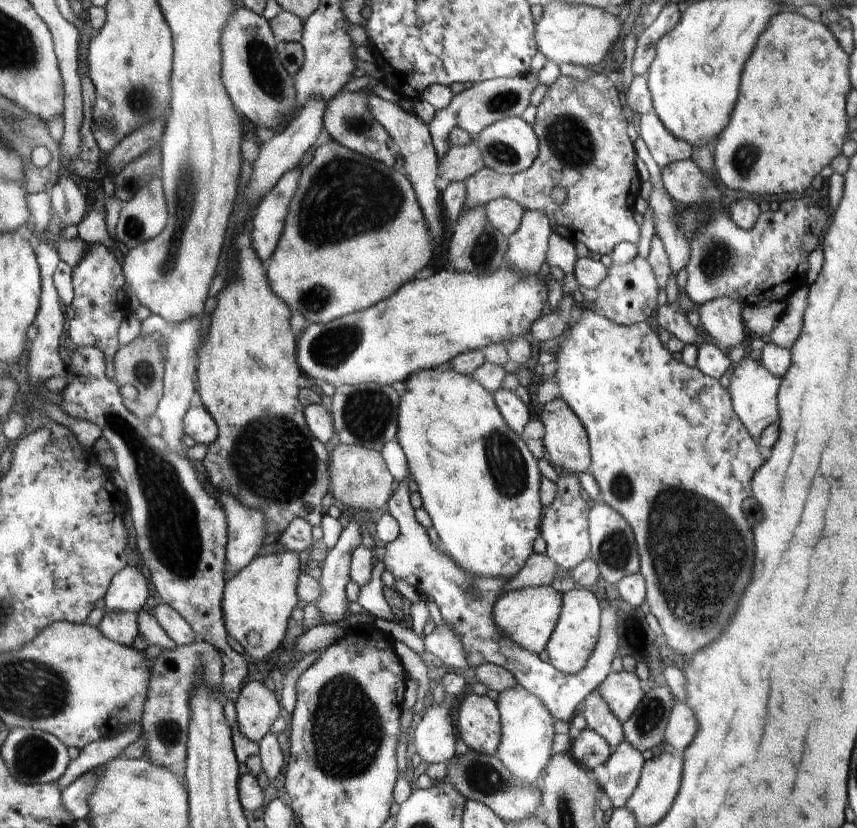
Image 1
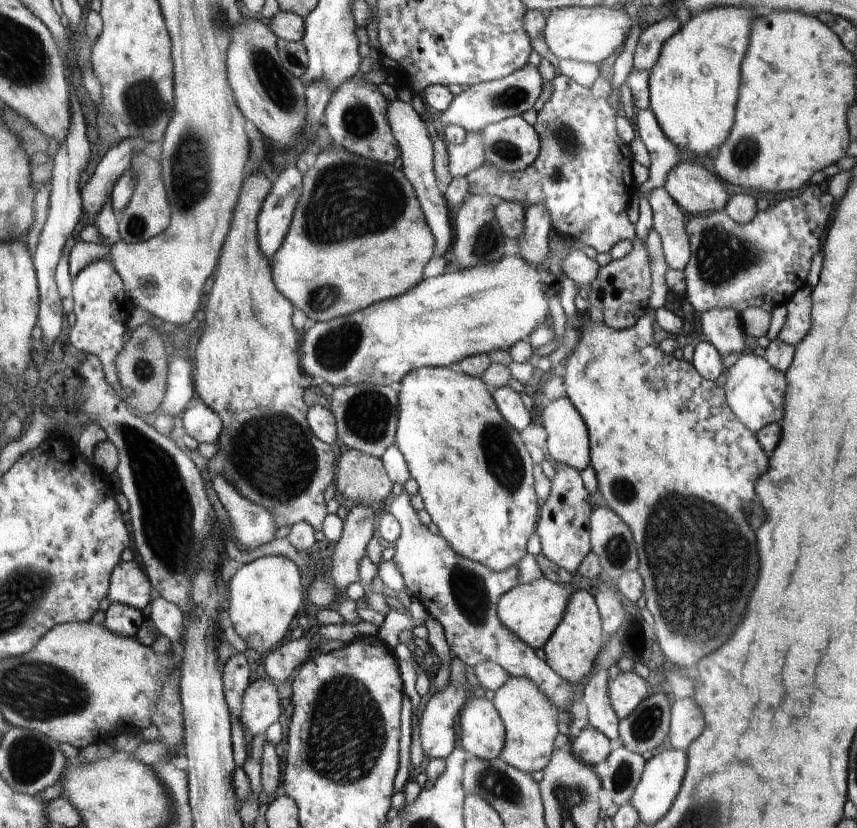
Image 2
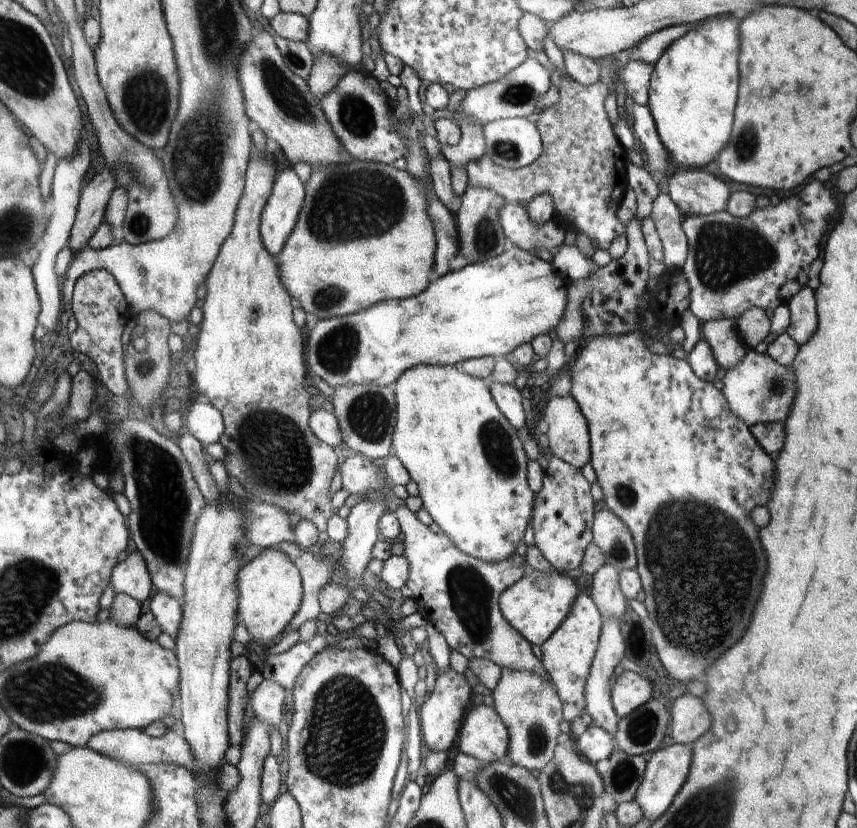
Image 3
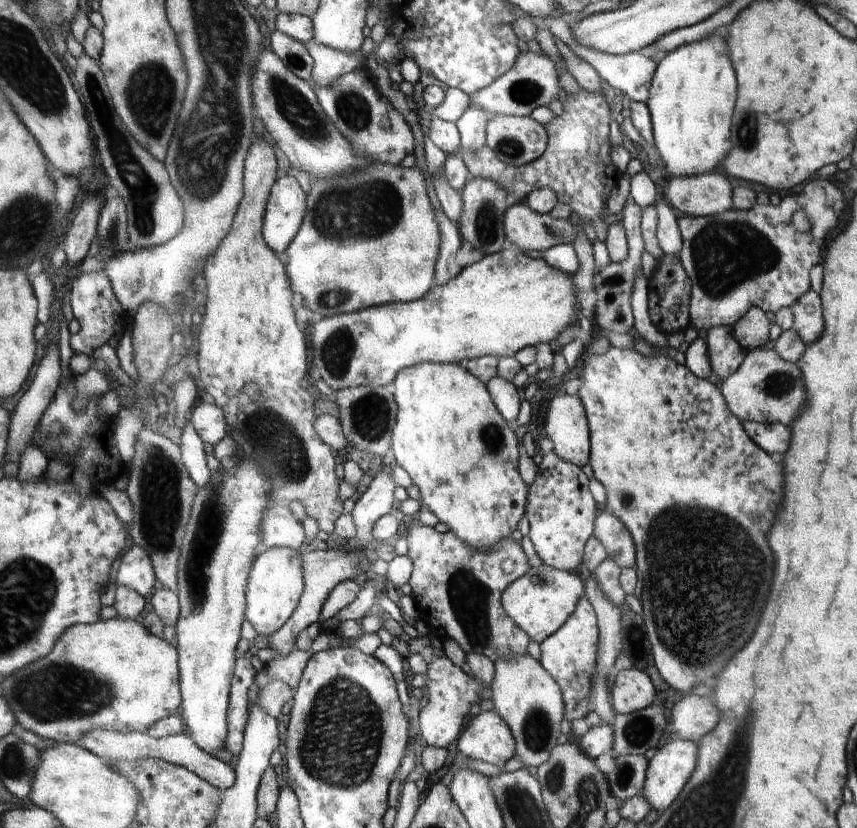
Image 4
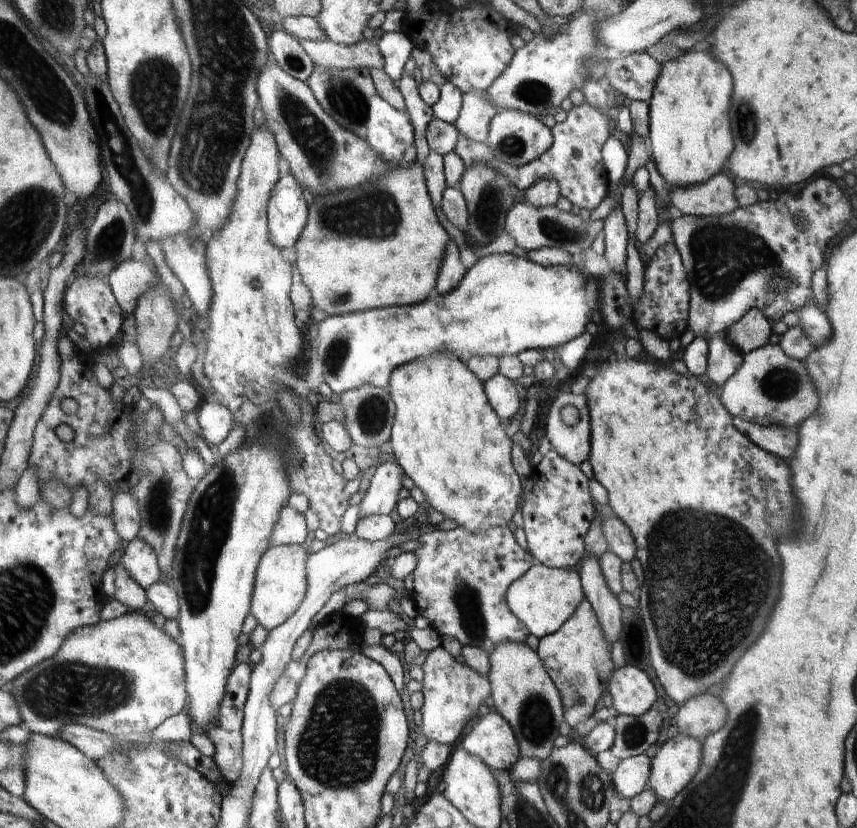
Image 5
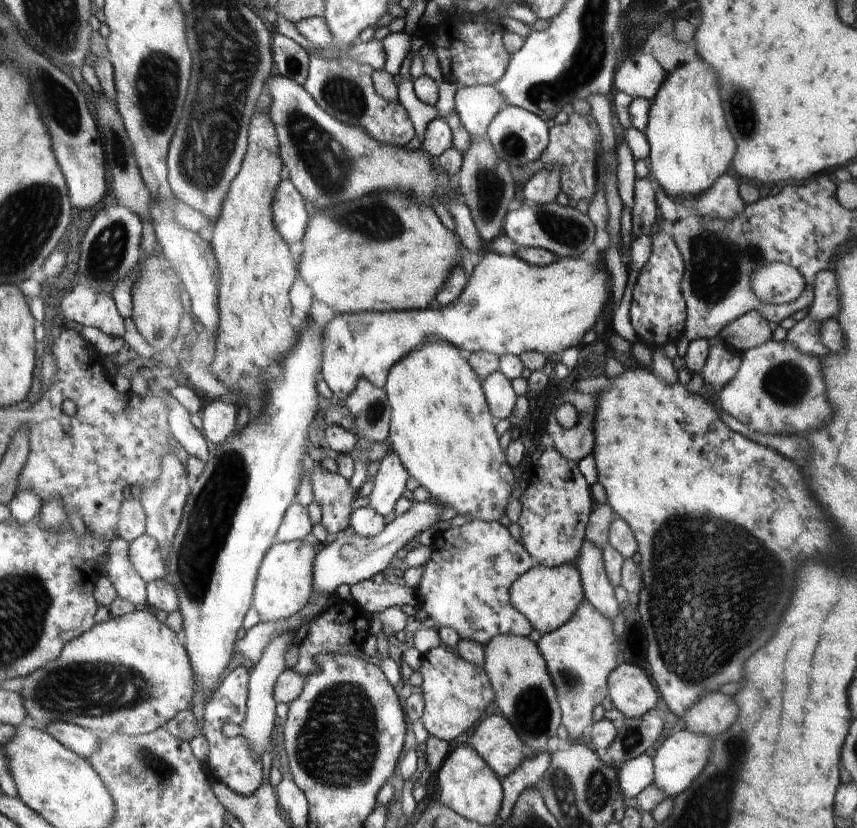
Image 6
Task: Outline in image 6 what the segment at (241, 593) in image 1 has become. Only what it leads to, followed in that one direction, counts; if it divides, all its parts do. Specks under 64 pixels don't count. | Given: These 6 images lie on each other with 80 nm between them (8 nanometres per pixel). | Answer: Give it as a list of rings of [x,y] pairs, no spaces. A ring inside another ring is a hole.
[[[275,542],[266,554],[257,575],[257,588],[254,595],[254,608],[262,622],[271,623],[296,615],[314,596],[316,550],[312,544],[297,542]]]

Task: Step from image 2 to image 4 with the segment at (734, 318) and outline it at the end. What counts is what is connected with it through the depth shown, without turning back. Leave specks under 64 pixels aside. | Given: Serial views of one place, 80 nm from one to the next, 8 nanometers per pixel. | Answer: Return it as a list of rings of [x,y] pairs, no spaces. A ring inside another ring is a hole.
[[[714,327],[705,332],[703,337],[709,345],[709,359],[714,374],[720,380],[739,370],[742,360],[745,360],[744,350],[733,337],[733,327]]]

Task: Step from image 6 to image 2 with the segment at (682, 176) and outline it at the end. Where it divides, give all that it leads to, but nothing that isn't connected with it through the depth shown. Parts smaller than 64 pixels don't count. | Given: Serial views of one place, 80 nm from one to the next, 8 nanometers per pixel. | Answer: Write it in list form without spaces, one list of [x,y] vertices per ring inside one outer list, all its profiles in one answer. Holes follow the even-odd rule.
[[[718,6],[712,10],[704,10],[696,16],[690,15],[690,20],[662,44],[660,56],[649,71],[650,109],[653,110],[666,136],[678,148],[704,157],[708,152],[718,150],[726,143],[734,124],[741,65],[749,50],[750,30],[756,17],[754,10],[738,6]]]

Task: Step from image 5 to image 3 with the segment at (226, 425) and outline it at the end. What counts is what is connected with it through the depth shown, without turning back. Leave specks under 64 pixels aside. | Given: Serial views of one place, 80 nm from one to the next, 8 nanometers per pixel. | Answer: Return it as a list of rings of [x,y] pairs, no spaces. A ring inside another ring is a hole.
[[[196,402],[187,408],[183,431],[188,431],[202,446],[218,443],[224,422],[220,412],[212,404]]]

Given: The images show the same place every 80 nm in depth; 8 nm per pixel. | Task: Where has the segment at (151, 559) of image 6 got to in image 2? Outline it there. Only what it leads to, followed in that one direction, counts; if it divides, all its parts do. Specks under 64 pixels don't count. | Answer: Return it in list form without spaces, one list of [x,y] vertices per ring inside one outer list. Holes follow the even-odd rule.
[[[122,562],[113,572],[112,583],[110,584],[109,596],[110,604],[124,604],[132,606],[138,611],[142,611],[151,600],[152,585],[150,585],[147,574],[136,564],[136,562]]]

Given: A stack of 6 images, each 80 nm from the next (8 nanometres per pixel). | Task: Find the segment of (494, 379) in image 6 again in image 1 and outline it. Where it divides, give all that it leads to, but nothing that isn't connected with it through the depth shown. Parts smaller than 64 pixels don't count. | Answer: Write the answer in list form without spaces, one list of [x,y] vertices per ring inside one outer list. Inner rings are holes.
[[[499,389],[495,394],[498,409],[509,428],[518,436],[524,434],[524,429],[530,420],[531,413],[514,391]]]

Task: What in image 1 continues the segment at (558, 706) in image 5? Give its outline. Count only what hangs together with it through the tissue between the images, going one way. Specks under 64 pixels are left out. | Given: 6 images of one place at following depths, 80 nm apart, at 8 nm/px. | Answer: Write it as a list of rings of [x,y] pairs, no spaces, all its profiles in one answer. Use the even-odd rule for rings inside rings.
[[[521,685],[503,691],[496,704],[500,708],[502,733],[501,745],[495,753],[504,767],[526,786],[540,782],[540,772],[552,758],[552,736],[554,736],[553,714],[546,709],[541,698]]]

